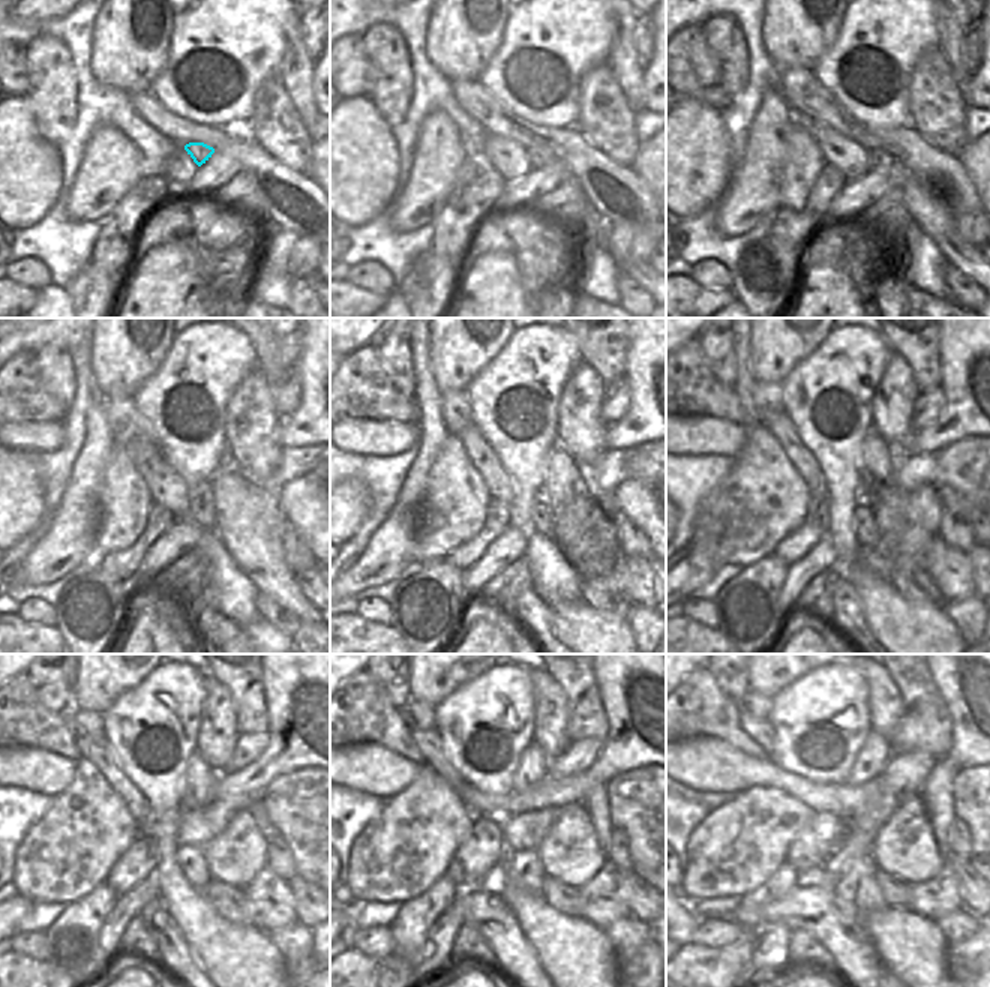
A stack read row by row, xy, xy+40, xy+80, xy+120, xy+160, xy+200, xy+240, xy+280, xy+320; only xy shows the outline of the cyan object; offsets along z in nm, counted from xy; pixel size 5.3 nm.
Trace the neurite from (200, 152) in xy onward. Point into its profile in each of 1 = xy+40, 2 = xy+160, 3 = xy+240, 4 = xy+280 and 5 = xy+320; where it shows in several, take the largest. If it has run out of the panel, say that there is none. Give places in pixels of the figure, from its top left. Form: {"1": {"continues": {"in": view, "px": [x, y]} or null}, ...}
{"1": {"continues": {"in": "xy+40", "px": [539, 156]}}, "2": {"continues": {"in": "xy+160", "px": [540, 503]}}, "3": {"continues": {"in": "xy+240", "px": [191, 858]}}, "4": {"continues": {"in": "xy+280", "px": [522, 867]}}, "5": {"continues": {"in": "xy+320", "px": [857, 893]}}}

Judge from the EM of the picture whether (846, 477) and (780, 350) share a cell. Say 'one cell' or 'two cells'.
two cells

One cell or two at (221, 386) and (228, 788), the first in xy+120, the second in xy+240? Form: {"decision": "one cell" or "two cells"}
{"decision": "two cells"}

